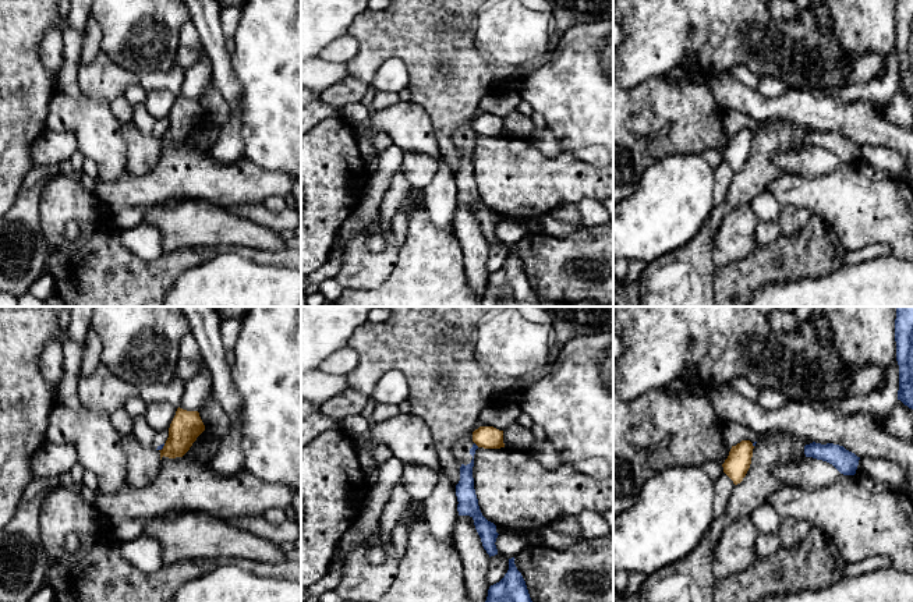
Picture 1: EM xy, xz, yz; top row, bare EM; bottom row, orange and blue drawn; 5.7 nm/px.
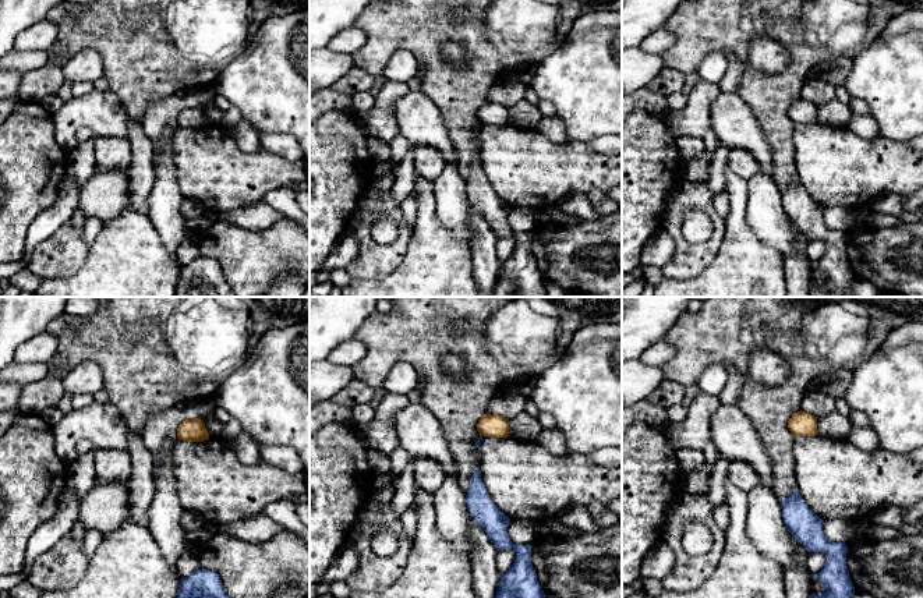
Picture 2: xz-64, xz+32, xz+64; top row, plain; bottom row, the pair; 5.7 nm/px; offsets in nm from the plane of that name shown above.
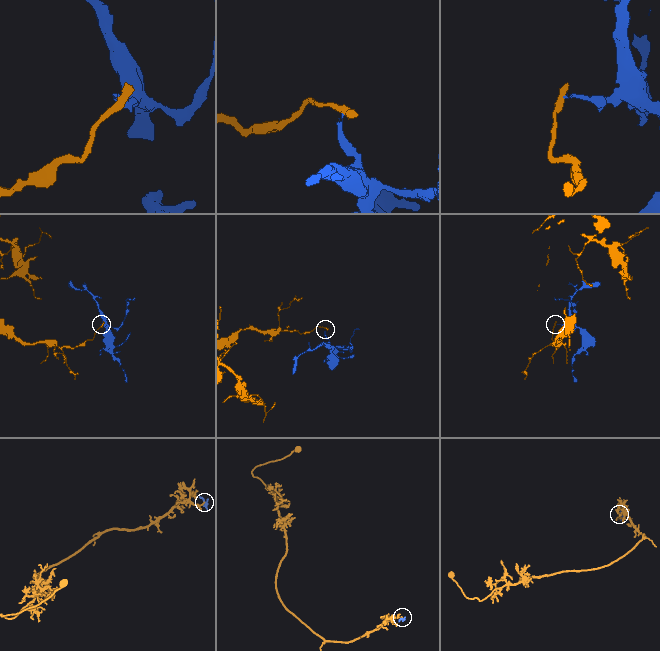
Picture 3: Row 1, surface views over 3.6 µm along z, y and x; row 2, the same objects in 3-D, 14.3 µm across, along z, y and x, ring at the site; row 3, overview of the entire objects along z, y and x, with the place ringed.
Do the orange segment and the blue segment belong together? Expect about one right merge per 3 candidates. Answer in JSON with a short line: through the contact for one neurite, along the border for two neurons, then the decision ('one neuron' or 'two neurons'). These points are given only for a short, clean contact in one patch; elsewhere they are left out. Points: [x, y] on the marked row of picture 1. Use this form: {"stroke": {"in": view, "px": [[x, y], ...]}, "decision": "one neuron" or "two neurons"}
{"stroke": {"in": "xz", "px": [[474, 442], [478, 446]]}, "decision": "two neurons"}

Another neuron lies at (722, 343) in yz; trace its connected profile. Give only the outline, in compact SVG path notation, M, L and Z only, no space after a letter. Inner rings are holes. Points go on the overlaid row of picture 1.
M613 307L613 333L623 341L624 351L613 362L613 393L622 400L631 400L640 394L663 387L680 378L687 368L696 368L707 386L730 383L736 378L746 378L758 389L778 389L789 401L814 407L836 408L846 397L853 378L835 348L829 322L822 315L801 319L800 330L775 333L771 319L757 307Z

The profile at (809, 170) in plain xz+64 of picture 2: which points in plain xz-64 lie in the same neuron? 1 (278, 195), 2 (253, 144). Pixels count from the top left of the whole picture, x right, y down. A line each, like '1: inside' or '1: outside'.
1: outside
2: outside

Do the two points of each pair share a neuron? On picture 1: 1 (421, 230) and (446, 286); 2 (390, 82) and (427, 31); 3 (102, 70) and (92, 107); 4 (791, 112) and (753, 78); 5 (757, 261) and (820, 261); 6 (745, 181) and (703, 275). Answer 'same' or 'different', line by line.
1: same
2: different
3: different
4: different
5: same
6: same

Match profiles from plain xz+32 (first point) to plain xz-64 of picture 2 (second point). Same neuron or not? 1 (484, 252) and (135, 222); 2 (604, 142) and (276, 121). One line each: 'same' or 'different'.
1: different
2: different

